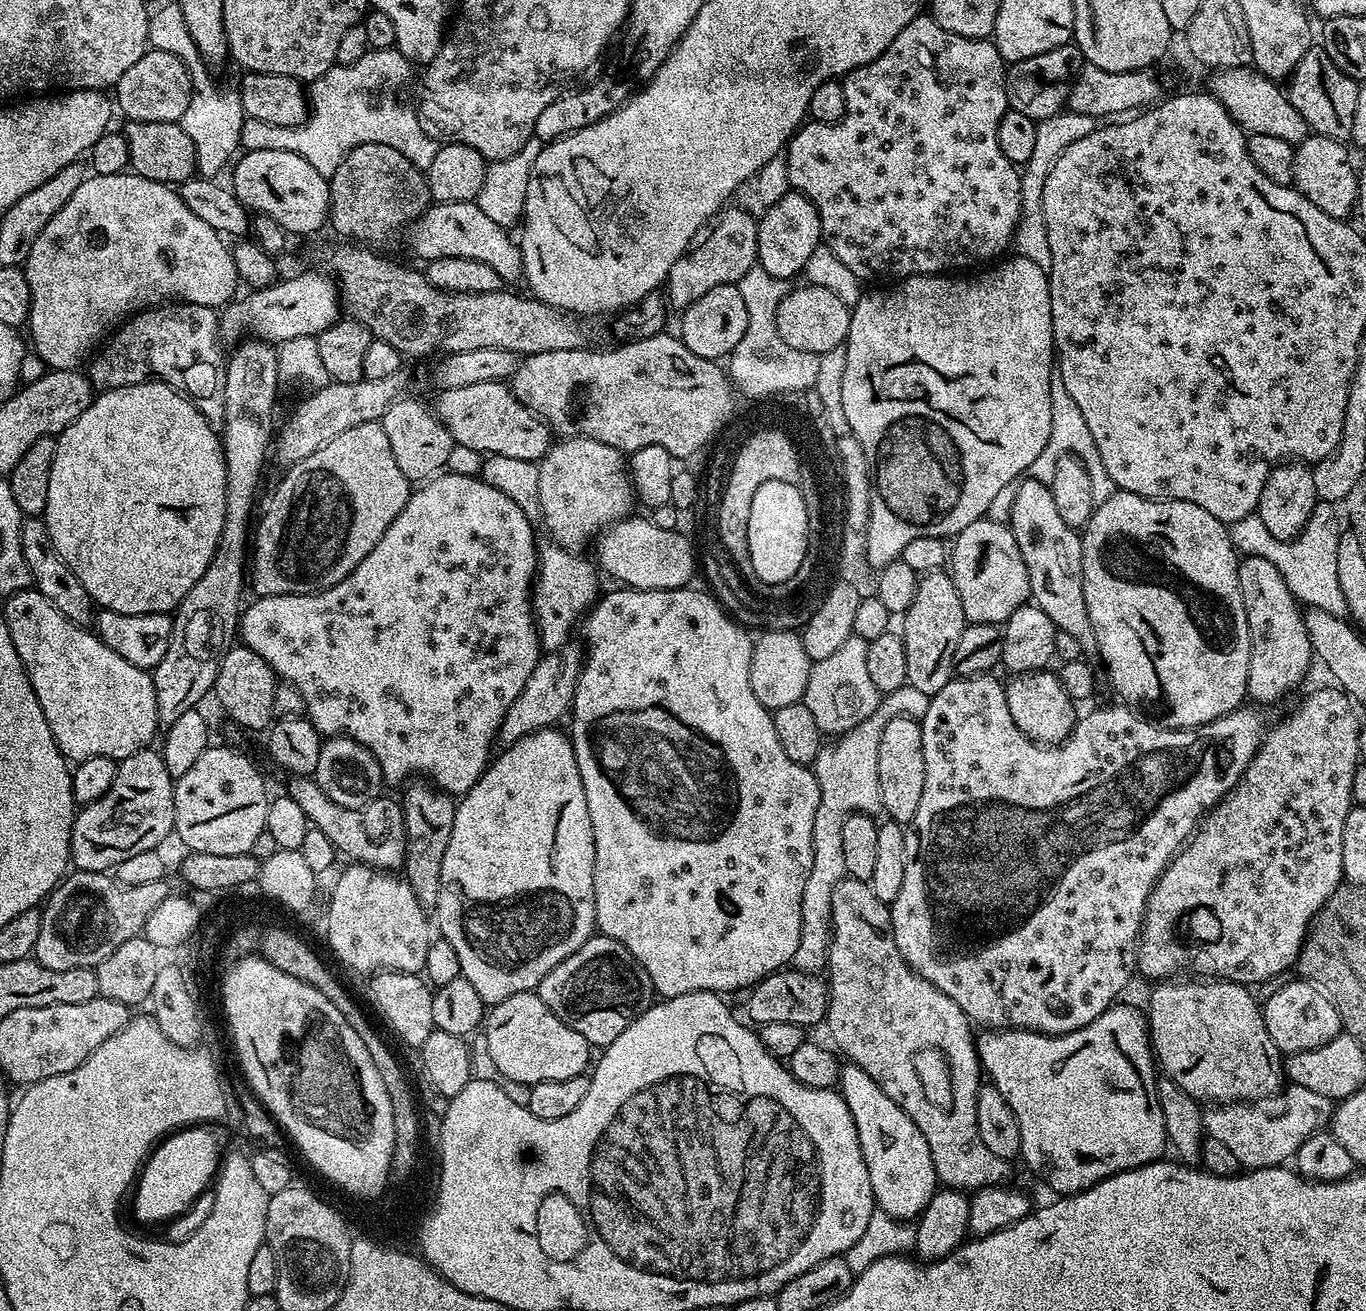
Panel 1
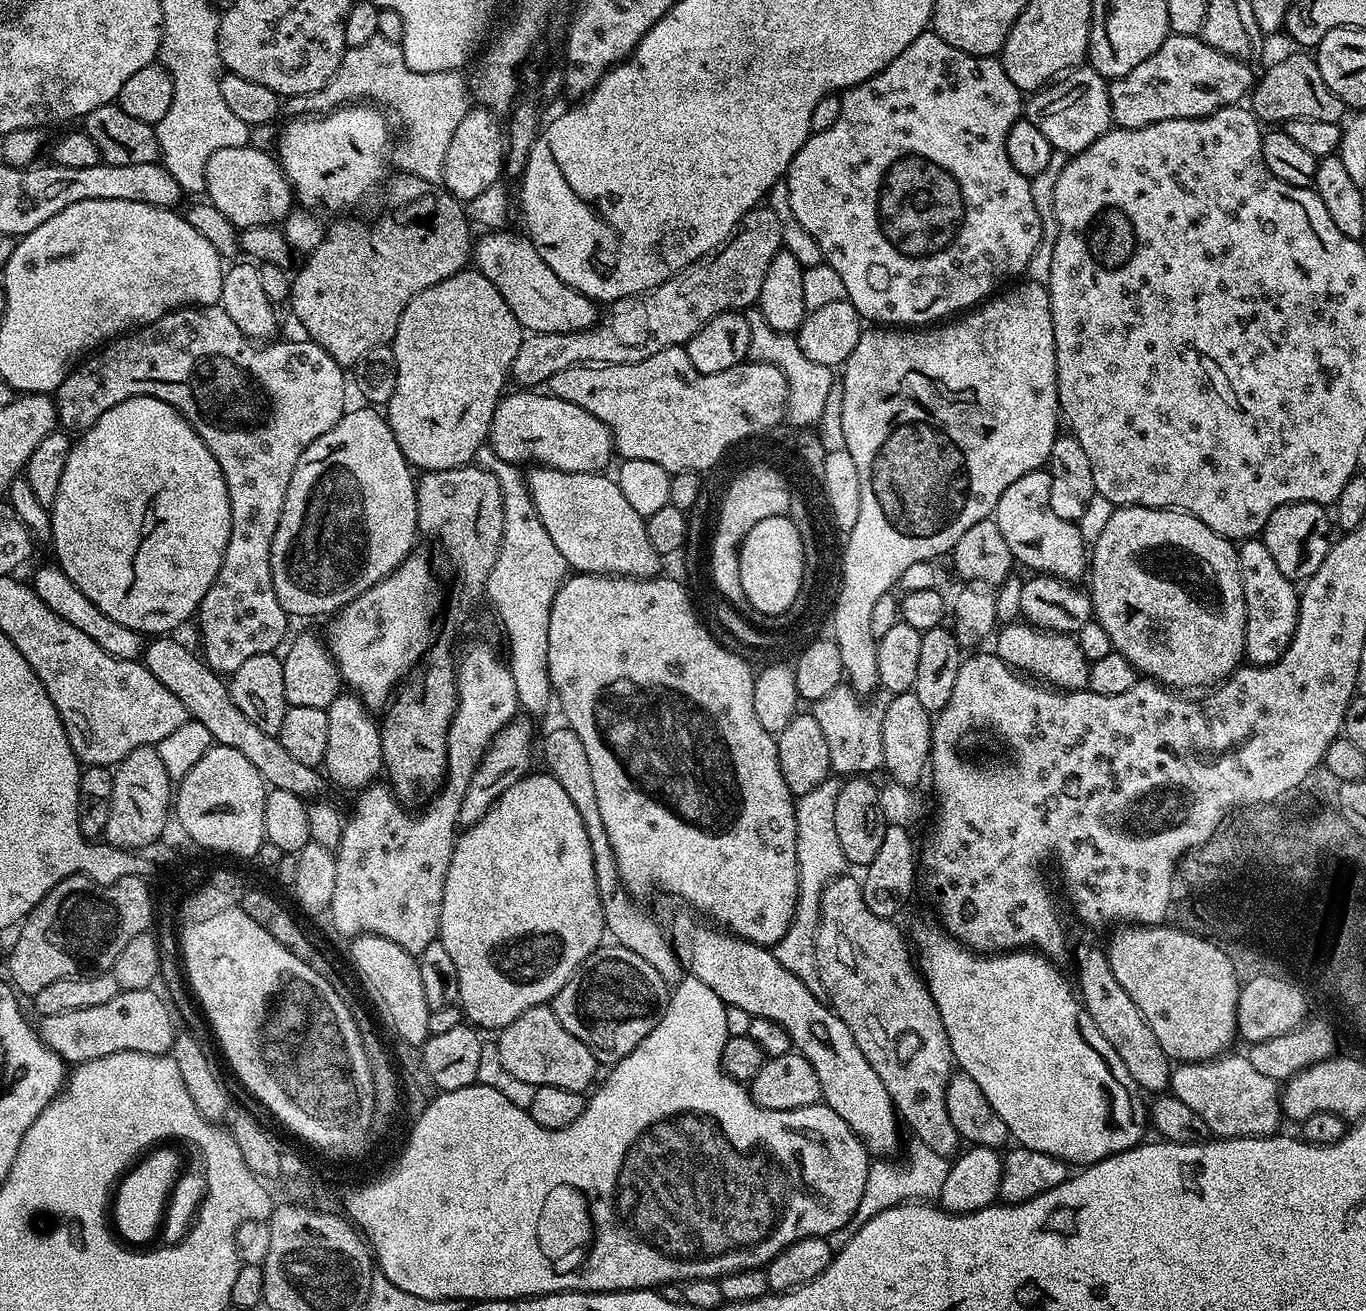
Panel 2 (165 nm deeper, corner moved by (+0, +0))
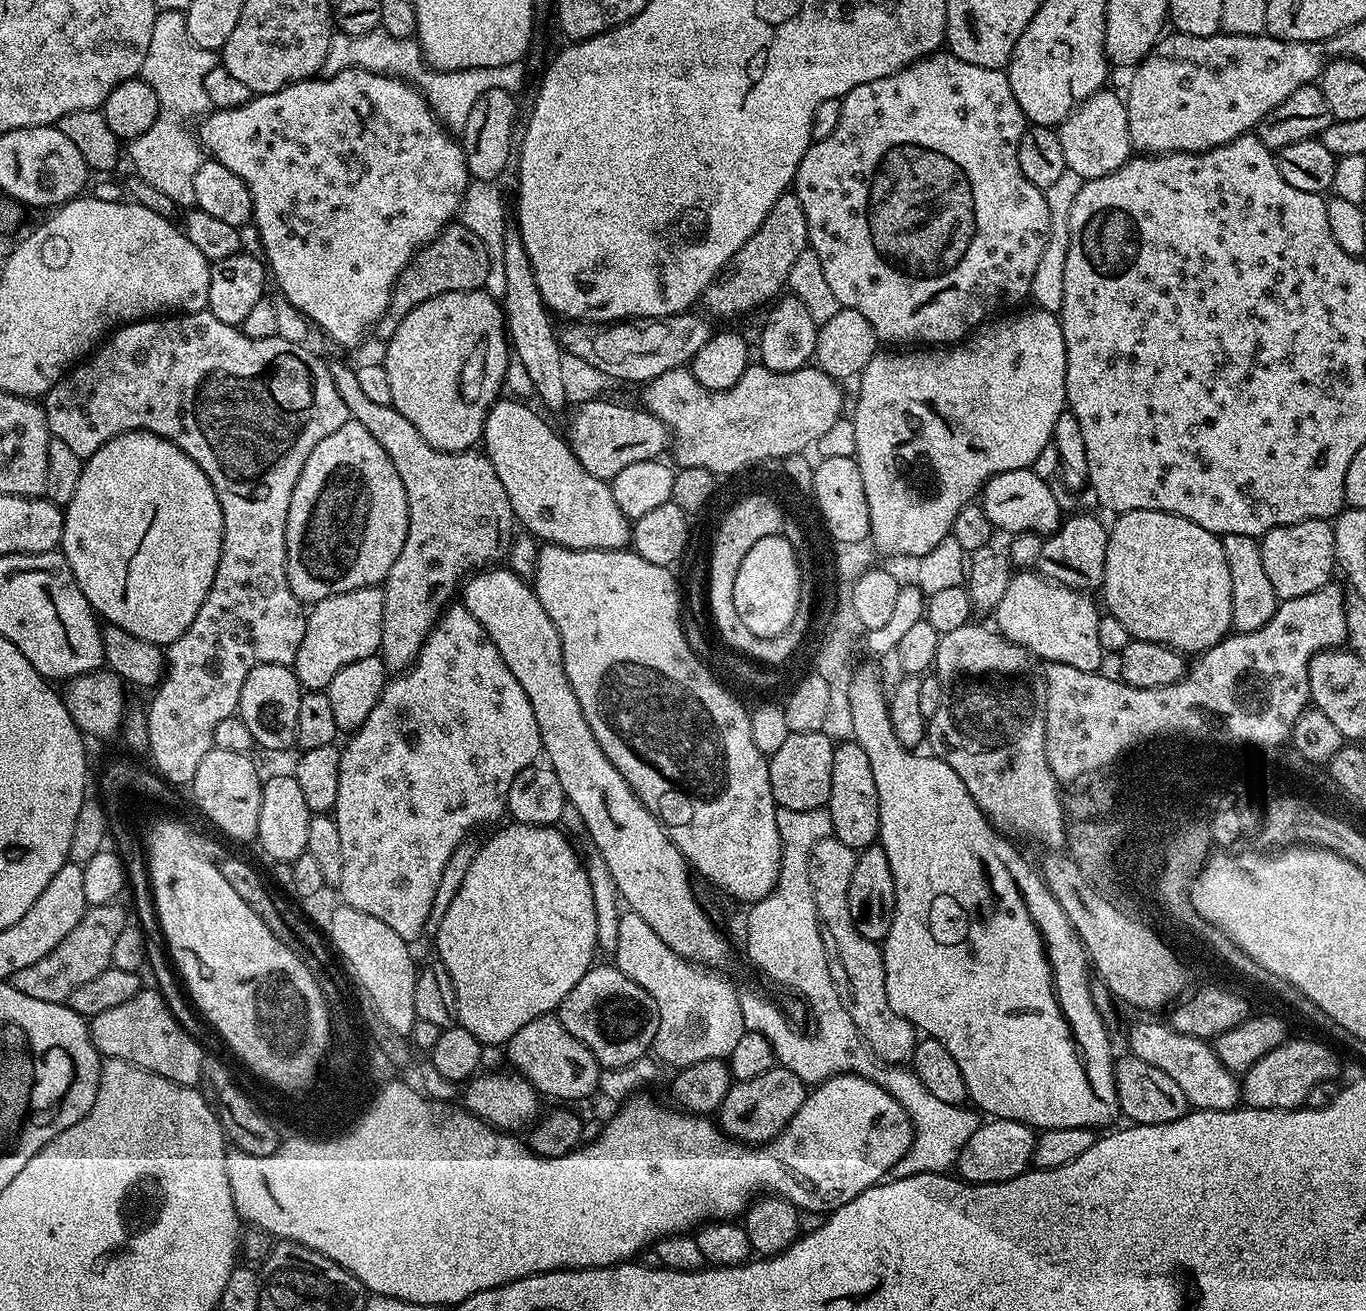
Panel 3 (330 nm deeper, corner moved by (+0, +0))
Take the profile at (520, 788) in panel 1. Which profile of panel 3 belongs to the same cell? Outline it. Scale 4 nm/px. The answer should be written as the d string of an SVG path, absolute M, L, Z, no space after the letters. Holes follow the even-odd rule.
M508 822L505 828L498 829L485 844L481 843L477 847L474 862L470 862L470 870L466 870L466 879L462 881L454 902L450 902L450 910L446 910L446 918L442 918L442 926L438 926L434 944L436 944L435 955L444 963L454 982L456 1019L459 1027L470 1030L470 1034L474 1034L474 1038L478 1038L482 1046L507 1045L508 1040L514 1034L518 1034L522 1026L526 1026L526 1022L534 1022L534 1018L555 1013L566 998L566 994L570 994L570 990L574 990L574 986L578 986L578 982L587 974L589 968L593 967L592 955L598 952L594 894L591 893L590 880L582 866L581 857L569 837L556 826L544 827Z

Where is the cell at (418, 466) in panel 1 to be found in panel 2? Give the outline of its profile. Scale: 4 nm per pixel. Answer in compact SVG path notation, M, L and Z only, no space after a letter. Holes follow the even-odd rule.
M465 270L438 282L438 286L430 286L430 290L422 290L422 294L414 297L402 310L402 318L398 322L398 330L392 339L391 348L394 350L394 362L398 362L398 382L394 386L394 398L386 405L386 419L402 454L407 458L413 469L424 472L438 470L454 470L471 465L475 461L475 452L486 443L488 431L494 418L494 410L501 396L505 395L504 383L509 383L514 357L518 355L518 346L522 346L525 338L524 327L514 318L514 310L506 306L506 298L498 294L494 282L475 270Z

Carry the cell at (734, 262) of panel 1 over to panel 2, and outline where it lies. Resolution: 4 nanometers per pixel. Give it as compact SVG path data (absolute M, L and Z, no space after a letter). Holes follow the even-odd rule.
M757 206L747 212L741 218L740 226L732 233L727 244L723 245L719 250L703 256L700 260L695 260L694 263L688 264L678 274L674 274L666 282L662 282L656 288L652 288L649 292L640 292L636 296L627 296L625 300L613 300L607 305L606 311L603 313L602 319L593 326L581 332L571 332L570 334L542 334L541 332L535 334L525 335L522 346L518 346L518 355L514 357L512 363L512 371L510 373L513 381L517 380L519 387L524 390L532 390L537 386L547 385L548 379L554 374L558 374L558 370L566 370L570 366L578 366L579 364L633 364L634 362L642 362L646 358L650 358L654 354L658 354L667 348L679 348L687 345L690 338L694 338L694 334L698 334L698 330L702 330L702 326L706 326L706 322L710 322L718 314L723 312L740 312L747 310L759 301L760 291L762 290L762 282L766 282L766 270L770 270L770 262L774 262L774 258L782 251L784 239L782 238L782 218L778 214L774 214L774 210L767 206Z

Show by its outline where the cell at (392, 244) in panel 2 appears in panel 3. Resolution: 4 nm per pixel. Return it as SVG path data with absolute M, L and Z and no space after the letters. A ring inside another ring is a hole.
M453 222L440 231L435 240L430 241L425 248L421 248L412 257L412 263L404 267L400 279L396 281L388 308L383 318L379 320L374 329L374 336L380 342L386 342L398 330L398 322L414 310L422 302L430 298L438 298L438 294L451 292L469 292L475 288L483 289L486 274L490 274L490 254L486 254L486 246L466 226Z

